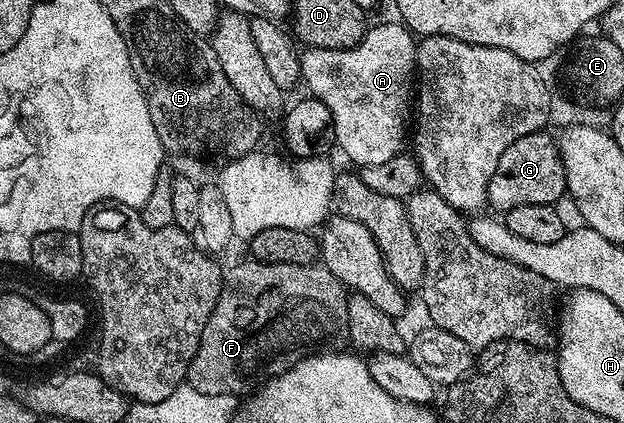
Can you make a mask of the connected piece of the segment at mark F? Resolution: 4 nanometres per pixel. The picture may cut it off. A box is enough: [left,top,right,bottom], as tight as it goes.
[185,259,351,395]

